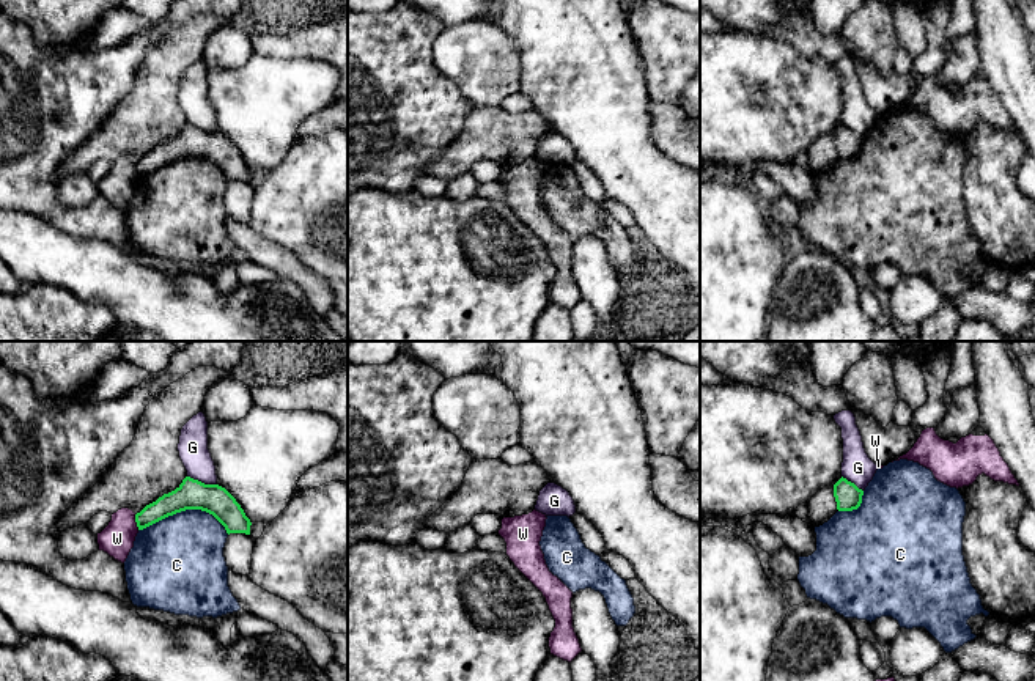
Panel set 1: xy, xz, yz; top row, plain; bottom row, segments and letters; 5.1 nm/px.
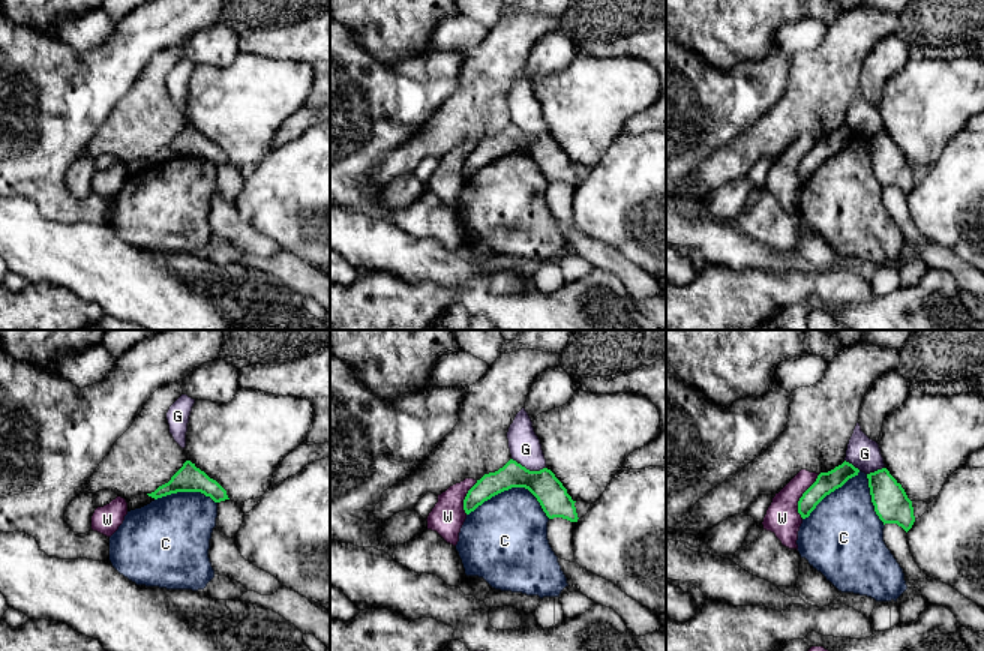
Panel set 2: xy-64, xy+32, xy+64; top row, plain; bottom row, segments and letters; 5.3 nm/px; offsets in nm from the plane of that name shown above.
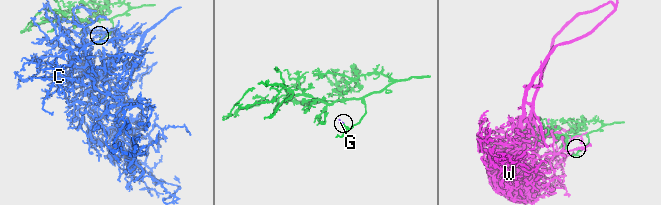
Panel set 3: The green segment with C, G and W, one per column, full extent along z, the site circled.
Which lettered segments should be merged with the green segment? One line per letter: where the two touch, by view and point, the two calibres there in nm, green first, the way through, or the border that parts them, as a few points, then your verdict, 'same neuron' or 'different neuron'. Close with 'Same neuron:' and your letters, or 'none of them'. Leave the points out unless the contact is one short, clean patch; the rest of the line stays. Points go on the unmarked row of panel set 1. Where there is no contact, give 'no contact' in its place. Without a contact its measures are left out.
C: contact xy (184, 158); calibres 160 and 440 nm; different neuron
G: contact xy (200, 129); calibres 160 and 150 nm; border xy (187, 123), (216, 132); different neuron
W: contact xy (136, 169); calibres 120 and 170 nm; border xy (134, 162), (139, 176); different neuron
Same neuron: none of them

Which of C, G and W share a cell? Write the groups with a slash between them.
C / G / W

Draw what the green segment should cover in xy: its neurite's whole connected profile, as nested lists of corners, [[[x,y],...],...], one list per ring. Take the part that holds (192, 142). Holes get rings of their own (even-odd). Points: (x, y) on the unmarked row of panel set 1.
[[[186,124],[175,138],[146,153],[135,162],[135,170],[138,178],[143,178],[186,157],[201,157],[212,162],[225,175],[228,182],[250,182],[250,167],[225,135],[219,132],[204,132],[190,124]]]

